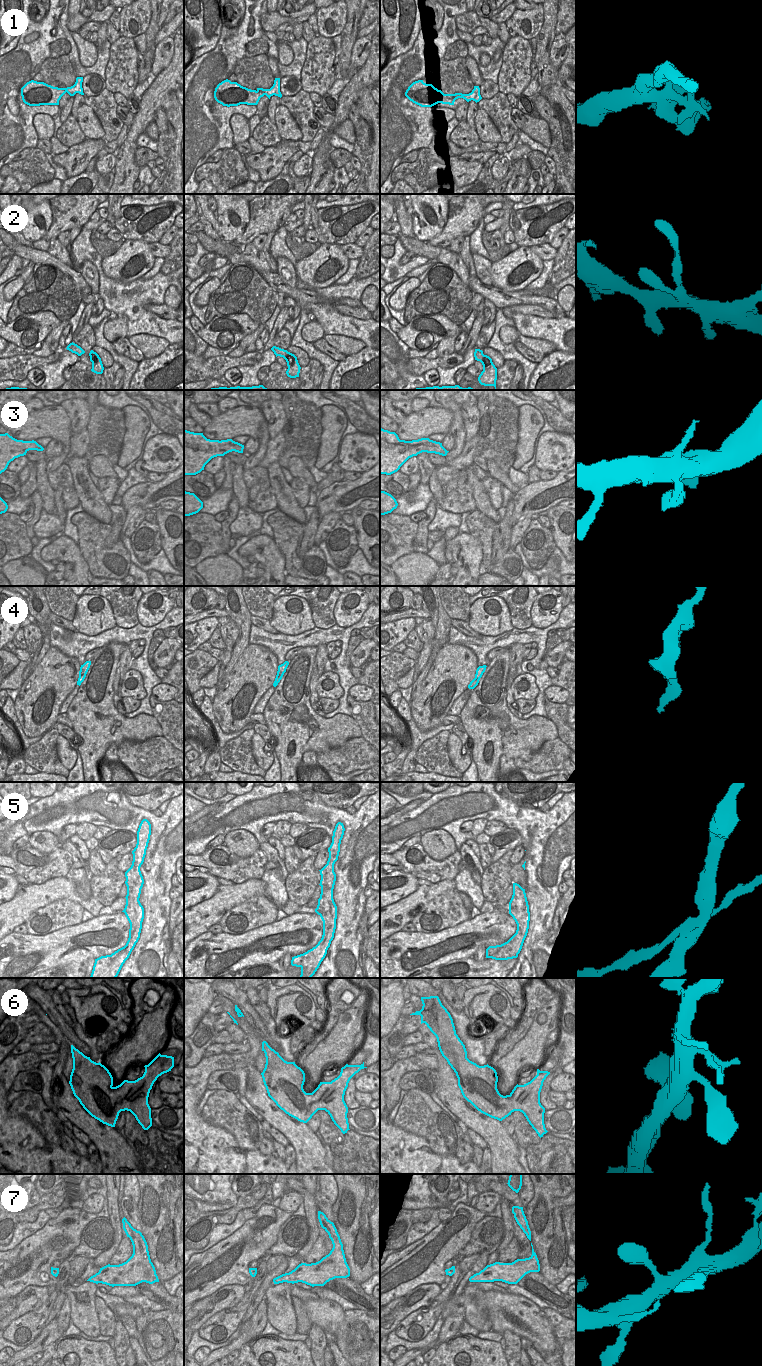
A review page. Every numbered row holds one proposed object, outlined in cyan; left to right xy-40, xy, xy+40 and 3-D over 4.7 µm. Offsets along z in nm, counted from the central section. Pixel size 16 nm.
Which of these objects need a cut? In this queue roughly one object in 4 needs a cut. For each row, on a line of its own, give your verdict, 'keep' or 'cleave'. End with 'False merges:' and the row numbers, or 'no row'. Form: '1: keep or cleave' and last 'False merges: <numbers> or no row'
1: cleave
2: keep
3: keep
4: keep
5: cleave
6: keep
7: keep
False merges: 1, 5

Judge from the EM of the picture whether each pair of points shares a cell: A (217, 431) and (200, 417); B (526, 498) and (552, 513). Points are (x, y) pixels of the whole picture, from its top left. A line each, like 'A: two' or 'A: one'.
A: two
B: two

